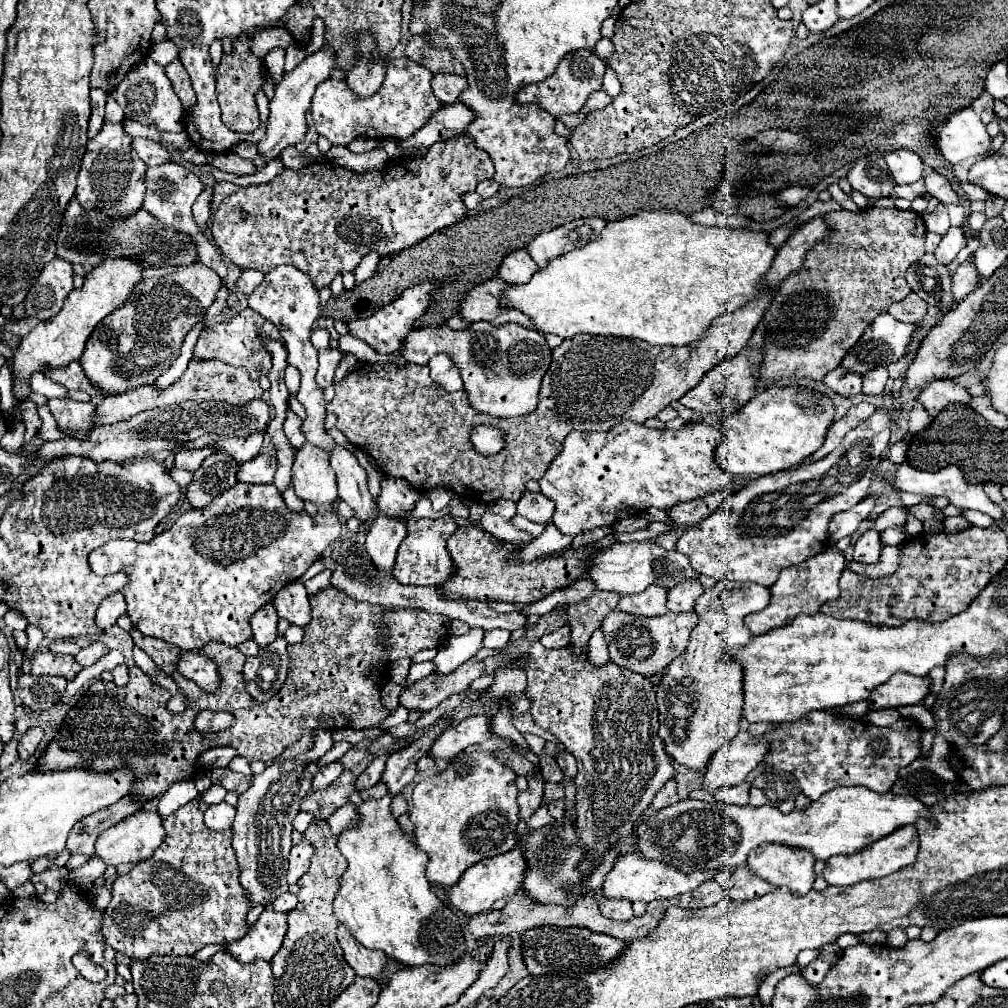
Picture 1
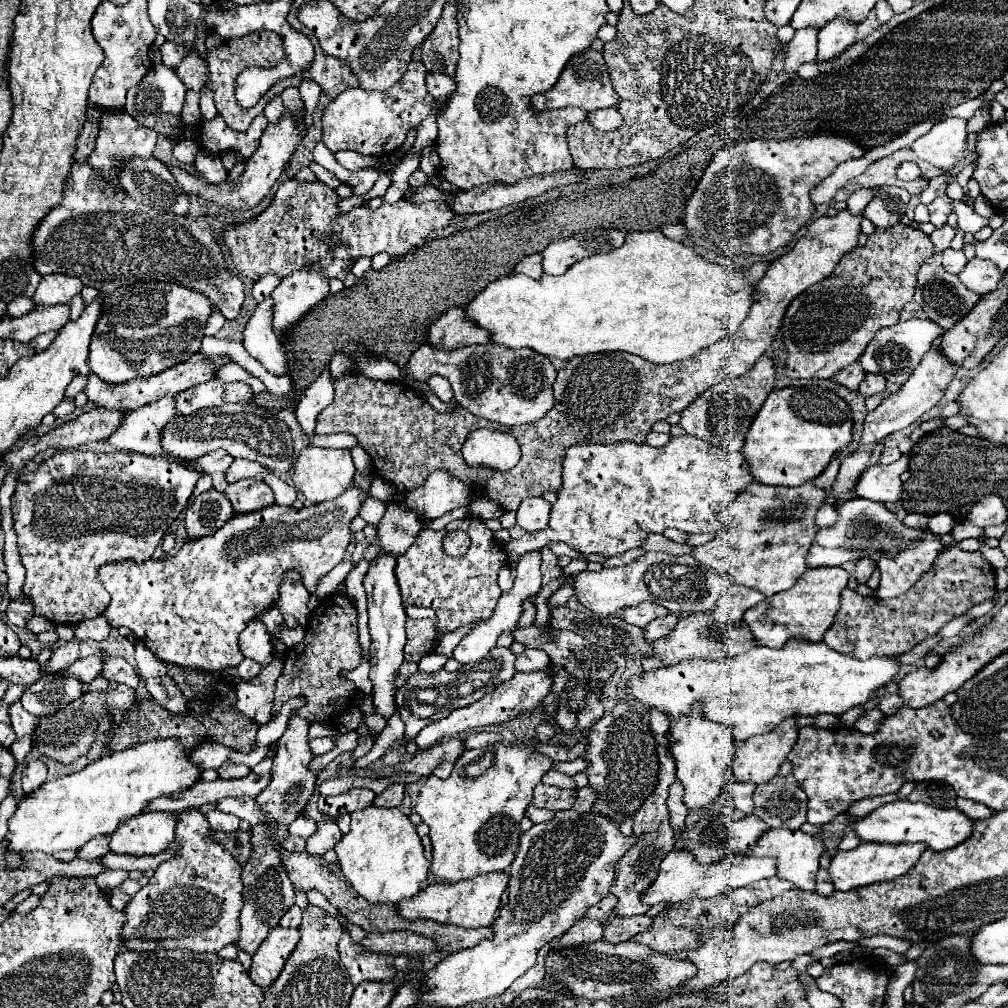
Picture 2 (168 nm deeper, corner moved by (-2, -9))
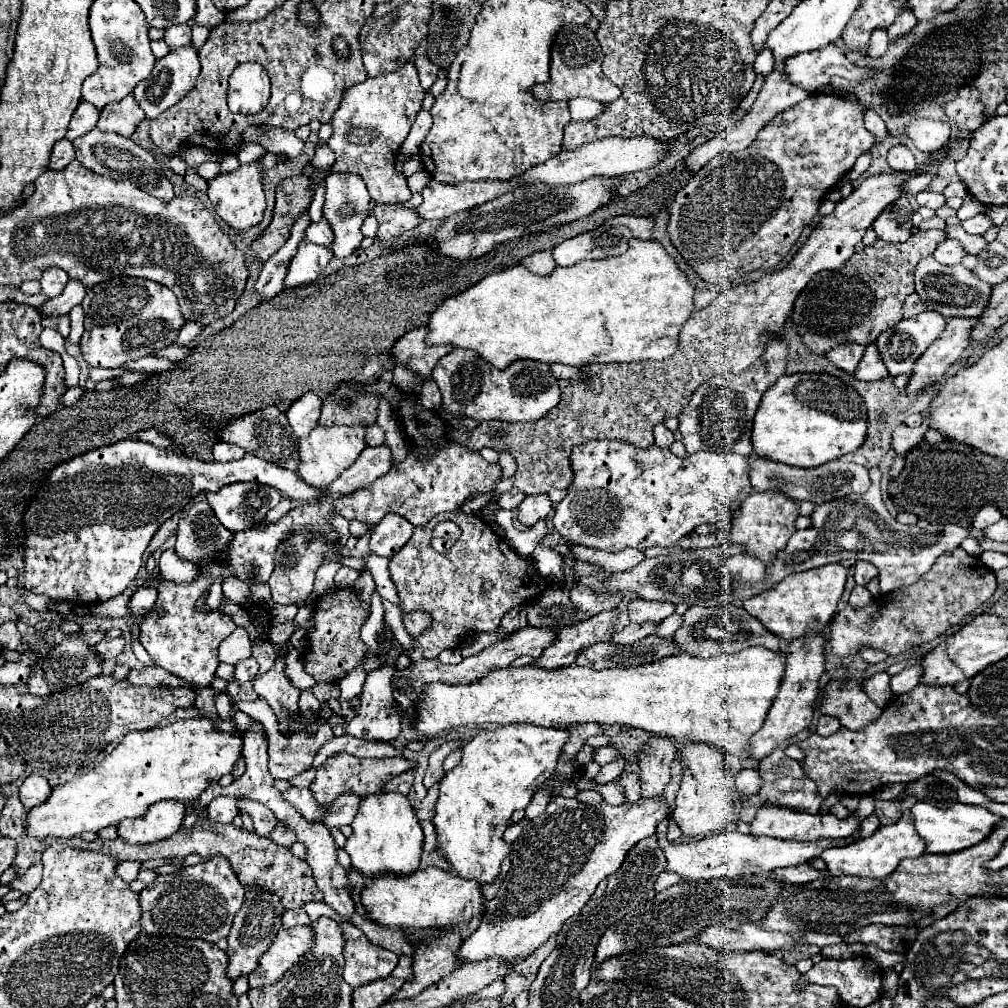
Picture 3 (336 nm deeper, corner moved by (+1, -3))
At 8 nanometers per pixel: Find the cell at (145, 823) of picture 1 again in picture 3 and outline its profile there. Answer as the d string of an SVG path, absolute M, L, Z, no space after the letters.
M162 801L150 805L148 813L138 819L124 819L118 825L118 835L128 843L156 843L168 839L182 827L186 815L186 803Z

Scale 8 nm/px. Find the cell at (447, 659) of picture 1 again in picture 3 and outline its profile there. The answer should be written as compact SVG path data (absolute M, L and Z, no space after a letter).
M500 509L496 513L498 523L504 527L504 537L508 539L510 547L514 547L514 551L518 551L518 555L530 555L534 551L534 547L546 537L548 533L548 519L540 519L530 531L516 531L512 525L512 517L510 511Z

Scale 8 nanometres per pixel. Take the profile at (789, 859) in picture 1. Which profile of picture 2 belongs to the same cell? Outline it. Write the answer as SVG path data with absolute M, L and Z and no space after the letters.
M769 829L765 837L757 843L753 849L753 857L771 857L777 861L777 877L793 883L801 891L815 891L815 875L819 871L819 859L821 859L821 841L813 841L811 835L803 831L791 831L791 829Z

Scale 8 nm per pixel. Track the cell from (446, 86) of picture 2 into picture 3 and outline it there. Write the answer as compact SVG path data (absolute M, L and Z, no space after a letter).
M414 57L412 59L416 71L418 71L418 79L420 79L420 85L428 91L432 87L432 83L436 81L436 73L438 73L438 67L426 59L426 57Z

